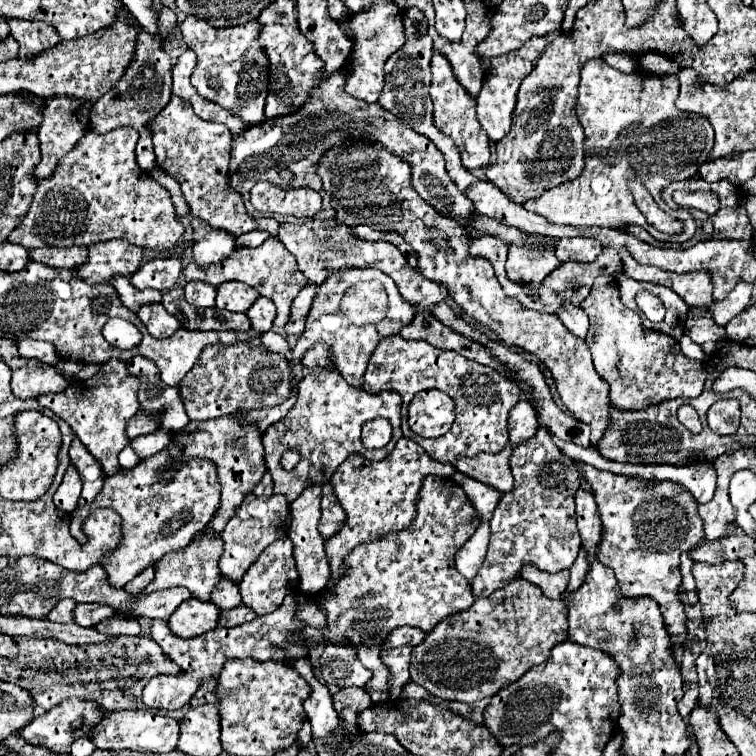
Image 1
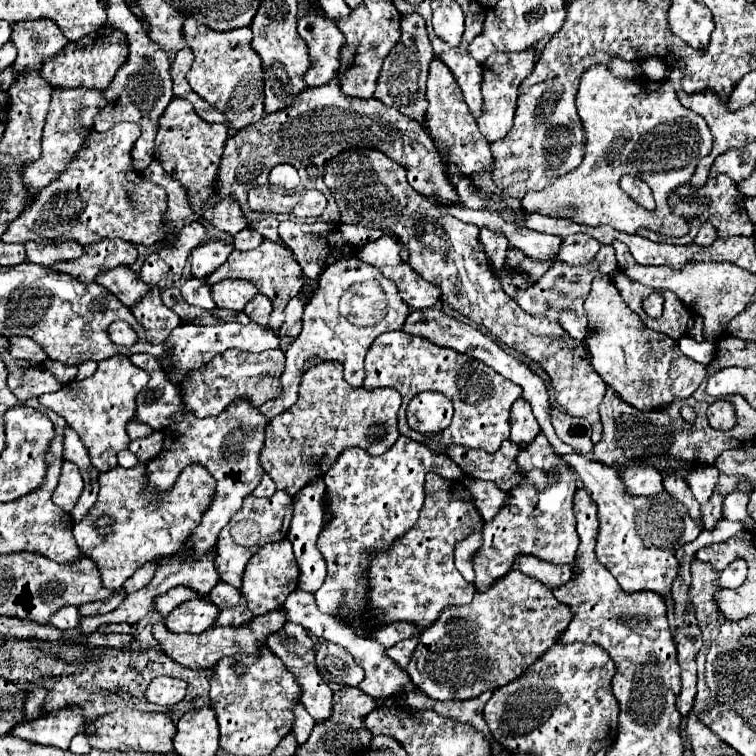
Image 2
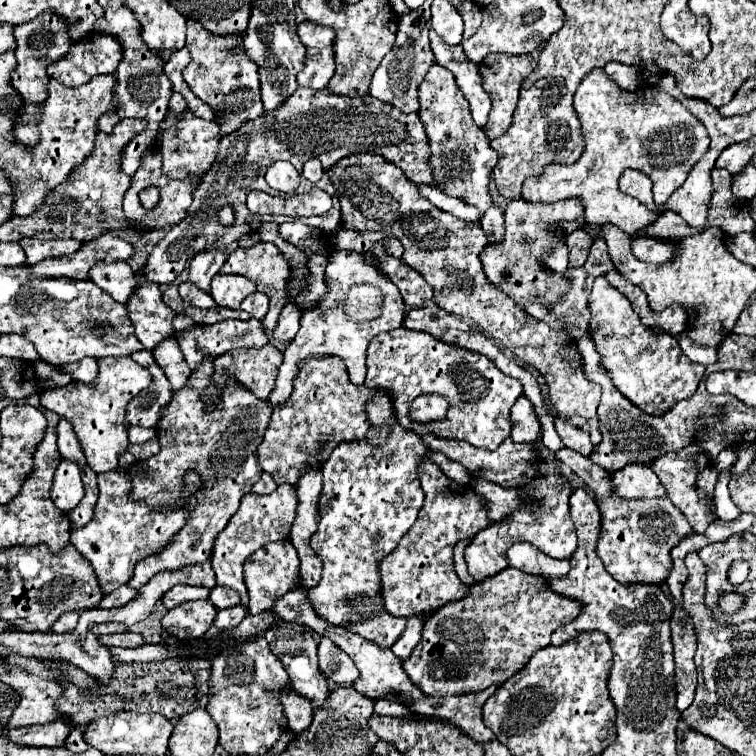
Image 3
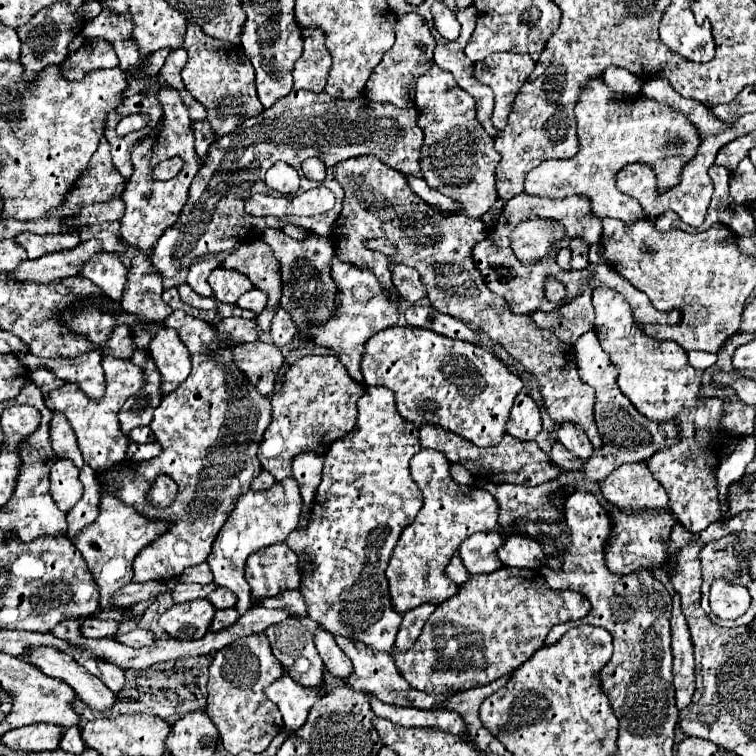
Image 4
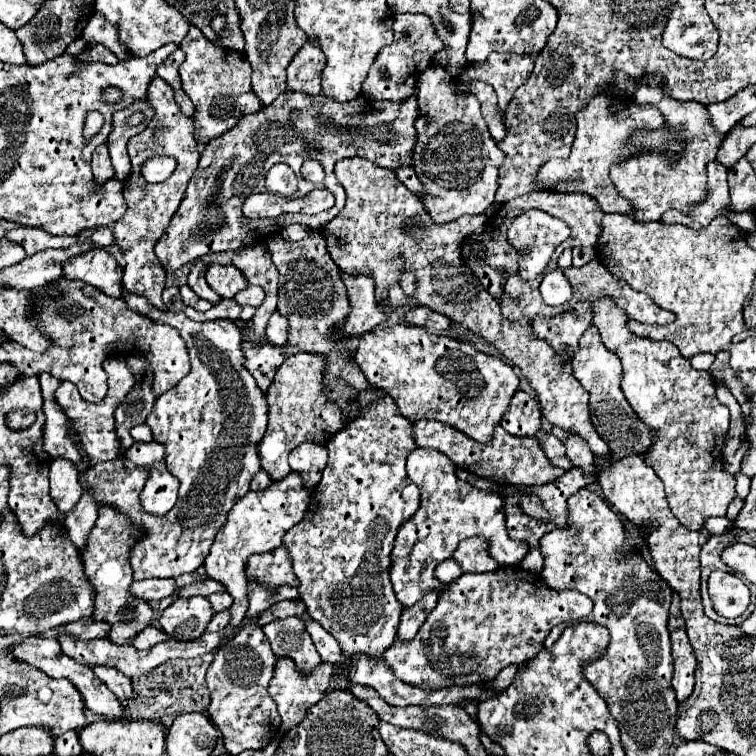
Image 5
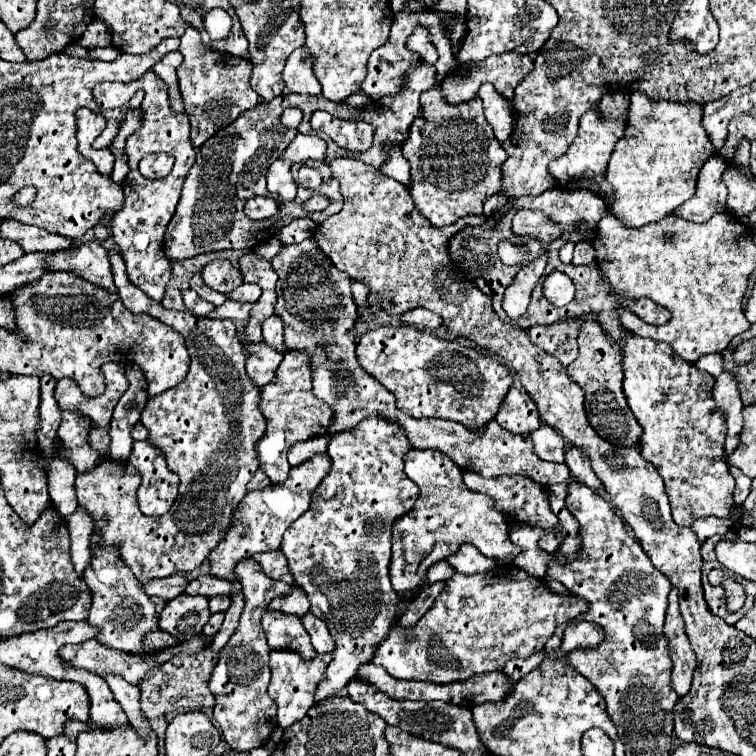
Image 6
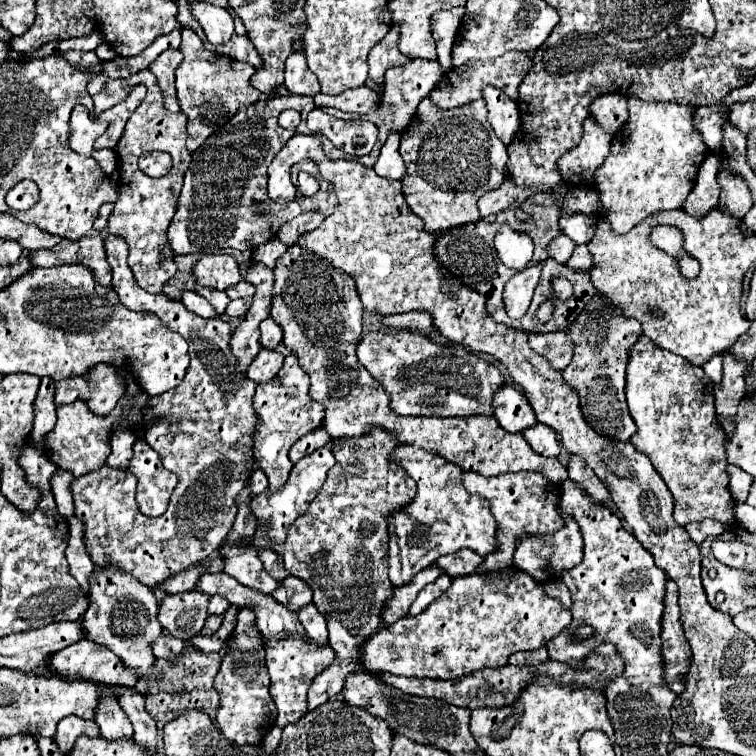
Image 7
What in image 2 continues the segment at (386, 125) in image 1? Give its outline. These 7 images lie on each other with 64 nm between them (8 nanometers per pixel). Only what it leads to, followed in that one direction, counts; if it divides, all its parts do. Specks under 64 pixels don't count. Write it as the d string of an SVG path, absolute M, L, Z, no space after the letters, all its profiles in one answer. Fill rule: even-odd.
M330 80L318 88L306 88L306 92L296 96L292 106L274 114L266 114L256 124L248 124L246 128L234 132L226 140L224 154L220 158L216 174L216 196L236 198L246 220L252 224L260 218L260 214L248 208L246 196L252 188L268 184L266 178L274 164L286 162L302 172L312 162L324 170L334 156L342 154L344 150L360 148L362 140L364 148L376 148L388 158L404 164L408 182L416 192L428 198L438 198L440 202L458 202L456 188L452 188L448 182L434 142L426 134L424 126L416 124L416 120L396 112L394 108L388 108L380 100L360 100L342 94L338 80ZM270 142L280 142L280 146Z

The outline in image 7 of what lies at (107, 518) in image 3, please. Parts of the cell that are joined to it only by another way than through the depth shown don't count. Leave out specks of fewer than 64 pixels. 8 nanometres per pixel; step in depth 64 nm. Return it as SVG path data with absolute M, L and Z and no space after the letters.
M96 568L92 574L88 598L90 606L82 616L86 638L116 652L116 656L120 656L120 660L124 660L124 664L128 664L128 668L140 676L140 680L154 680L156 656L152 656L152 640L158 640L164 634L156 616L158 600L154 590L116 568Z

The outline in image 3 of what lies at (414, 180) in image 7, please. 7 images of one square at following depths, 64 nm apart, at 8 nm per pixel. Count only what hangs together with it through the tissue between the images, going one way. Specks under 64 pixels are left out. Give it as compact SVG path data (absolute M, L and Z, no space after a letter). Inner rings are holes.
M434 64L418 88L418 100L418 116L426 128L426 136L432 150L428 162L432 164L432 174L436 176L434 186L438 186L448 196L456 196L466 204L476 206L480 212L486 212L492 206L492 194L488 192L488 184L498 156L490 148L486 132L474 124L468 100L464 100L464 94L456 84L454 74ZM462 176L466 178L462 180Z

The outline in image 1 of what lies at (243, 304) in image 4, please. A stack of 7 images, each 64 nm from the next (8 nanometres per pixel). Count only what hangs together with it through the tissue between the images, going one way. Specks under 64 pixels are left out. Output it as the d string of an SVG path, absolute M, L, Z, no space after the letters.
M258 296L256 304L252 304L252 308L248 308L246 314L248 314L254 330L266 332L266 330L270 330L270 326L272 326L272 320L274 320L274 316L276 316L276 308L274 308L272 300L268 300L268 298L264 298L264 296Z

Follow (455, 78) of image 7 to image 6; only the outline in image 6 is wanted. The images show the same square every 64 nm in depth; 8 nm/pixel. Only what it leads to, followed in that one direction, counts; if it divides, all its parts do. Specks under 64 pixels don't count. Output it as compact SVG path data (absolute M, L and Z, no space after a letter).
M504 52L504 54L496 54L496 56L490 56L482 62L476 62L476 64L468 64L468 66L462 66L460 70L452 70L444 80L442 80L442 86L440 90L444 92L444 98L450 102L450 104L462 104L462 102L468 102L472 98L476 98L476 92L480 88L480 84L484 82L492 82L494 88L506 96L508 100L512 100L514 96L514 88L520 80L526 78L528 72L532 72L534 64L530 60L528 54L520 54L520 52Z

